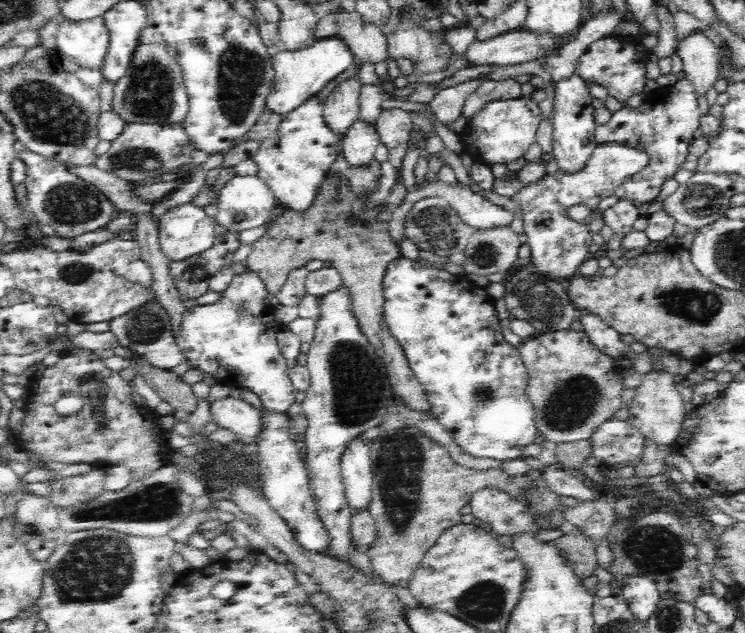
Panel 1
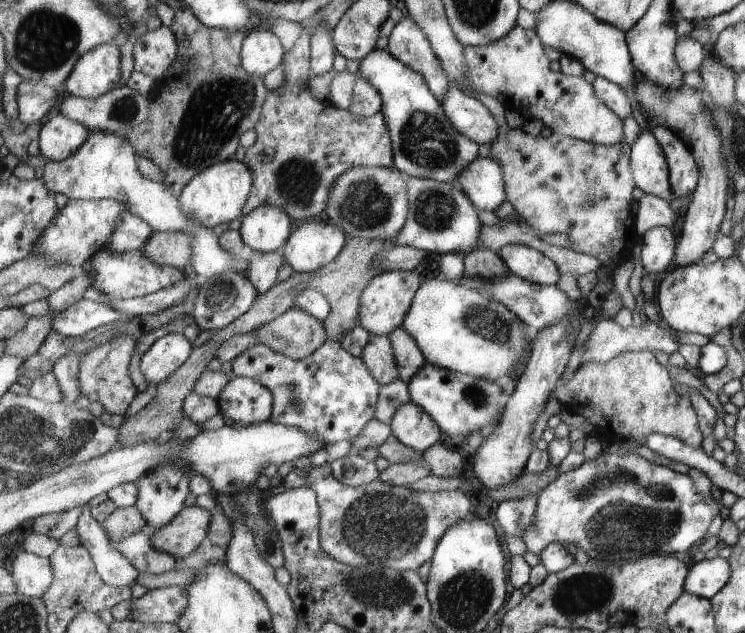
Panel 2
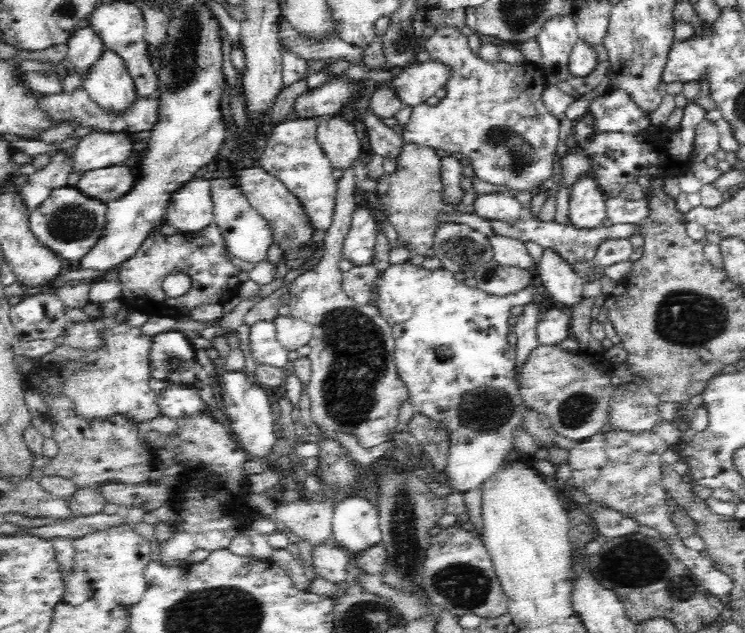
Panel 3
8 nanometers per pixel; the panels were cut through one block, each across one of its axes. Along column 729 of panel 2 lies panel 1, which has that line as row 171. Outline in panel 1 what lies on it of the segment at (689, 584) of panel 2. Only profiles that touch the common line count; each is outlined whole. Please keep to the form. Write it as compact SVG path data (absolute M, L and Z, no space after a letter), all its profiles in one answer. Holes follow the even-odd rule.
M575 72L555 84L552 154L556 159L558 170L568 173L568 175L583 171L594 149L599 145L595 135L597 124L592 99L593 97L589 93L589 84Z

